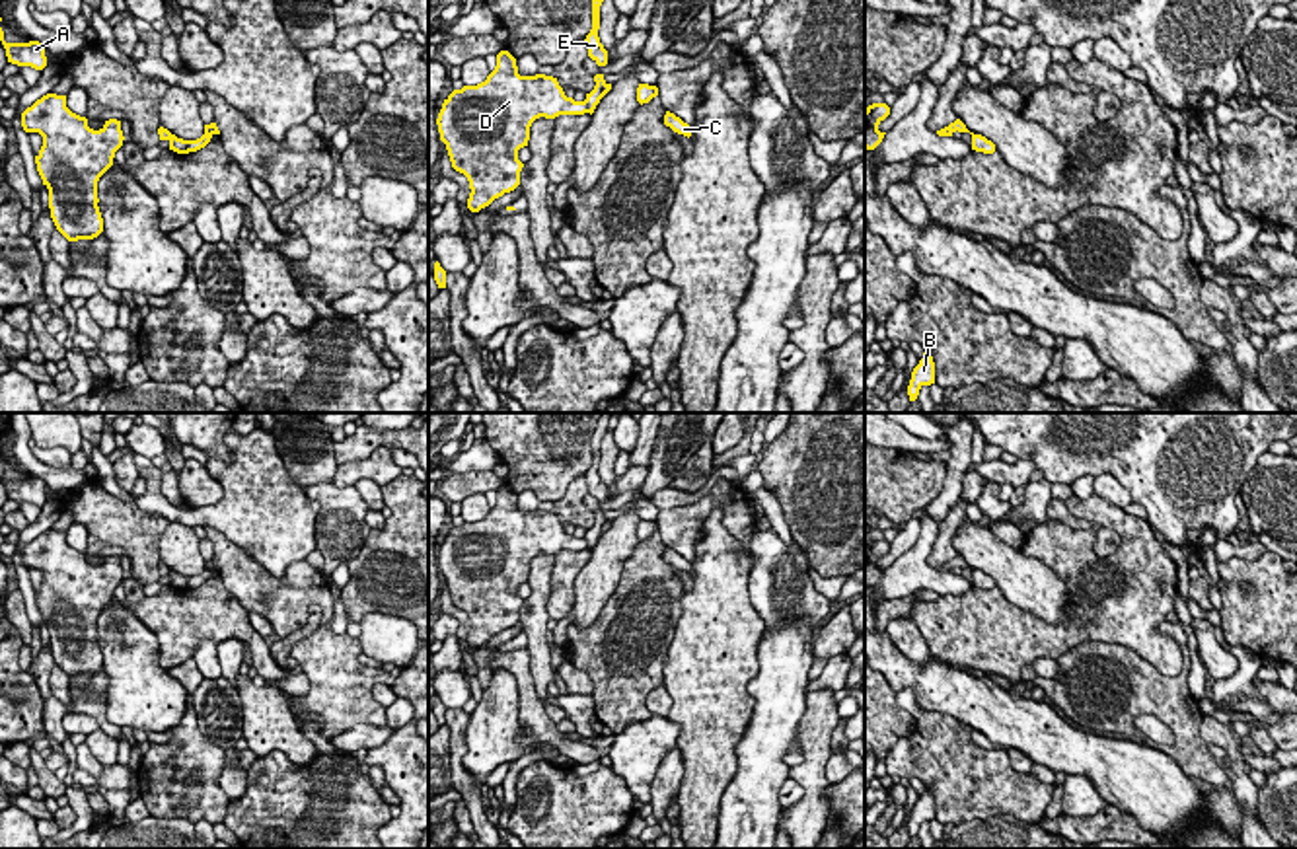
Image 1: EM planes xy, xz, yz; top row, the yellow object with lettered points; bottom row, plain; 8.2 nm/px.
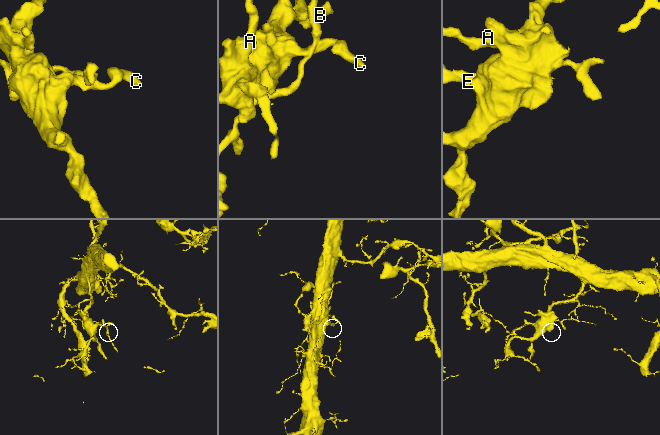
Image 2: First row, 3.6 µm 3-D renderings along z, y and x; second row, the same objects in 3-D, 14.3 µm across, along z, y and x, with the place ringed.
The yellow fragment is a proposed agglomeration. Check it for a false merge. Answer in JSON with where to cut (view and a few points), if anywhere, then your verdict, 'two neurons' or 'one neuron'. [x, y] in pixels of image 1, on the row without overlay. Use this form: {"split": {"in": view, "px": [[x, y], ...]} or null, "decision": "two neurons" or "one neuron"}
{"split": {"in": "xz", "px": [[583, 538], [589, 548]]}, "decision": "two neurons"}

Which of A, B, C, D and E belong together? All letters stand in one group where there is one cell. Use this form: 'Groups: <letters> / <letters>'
Groups: A B C D / E

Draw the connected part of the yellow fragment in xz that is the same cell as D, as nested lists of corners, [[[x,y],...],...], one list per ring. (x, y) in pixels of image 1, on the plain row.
[[[500,487],[487,516],[454,526],[436,555],[452,604],[469,617],[467,645],[479,648],[520,621],[518,586],[536,555],[584,549],[588,541],[567,534],[557,514],[520,512],[516,495]]]

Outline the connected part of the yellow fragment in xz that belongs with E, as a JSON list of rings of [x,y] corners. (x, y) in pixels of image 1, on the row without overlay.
[[[602,413],[592,436],[592,465],[586,471],[584,479],[588,485],[588,493],[598,500],[606,502],[608,500],[608,487],[600,479],[598,465],[600,465],[600,442],[608,432],[608,423],[610,423],[611,413]]]

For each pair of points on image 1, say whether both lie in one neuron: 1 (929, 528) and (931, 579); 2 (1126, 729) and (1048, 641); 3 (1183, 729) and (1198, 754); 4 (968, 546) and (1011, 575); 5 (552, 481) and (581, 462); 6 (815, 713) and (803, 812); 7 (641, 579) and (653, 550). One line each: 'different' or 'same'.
1: same
2: different
3: same
4: same
5: same
6: same
7: same

